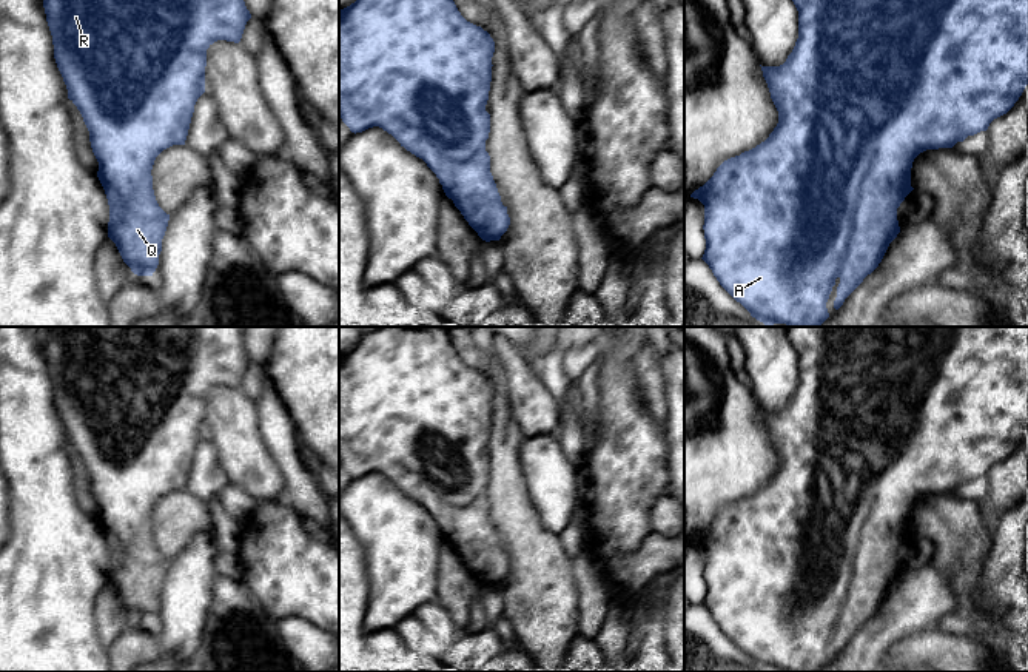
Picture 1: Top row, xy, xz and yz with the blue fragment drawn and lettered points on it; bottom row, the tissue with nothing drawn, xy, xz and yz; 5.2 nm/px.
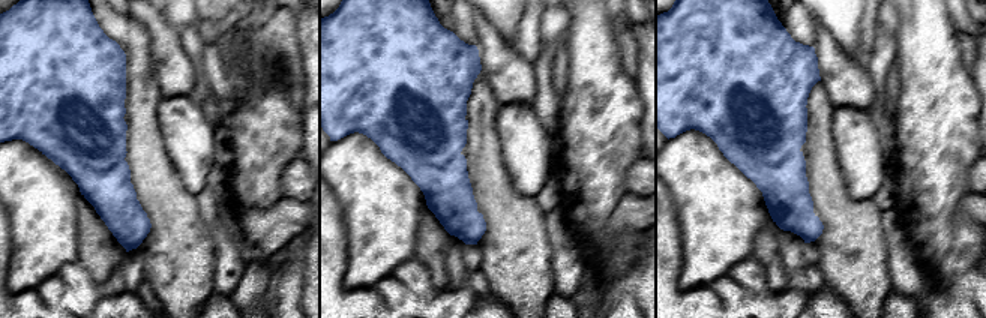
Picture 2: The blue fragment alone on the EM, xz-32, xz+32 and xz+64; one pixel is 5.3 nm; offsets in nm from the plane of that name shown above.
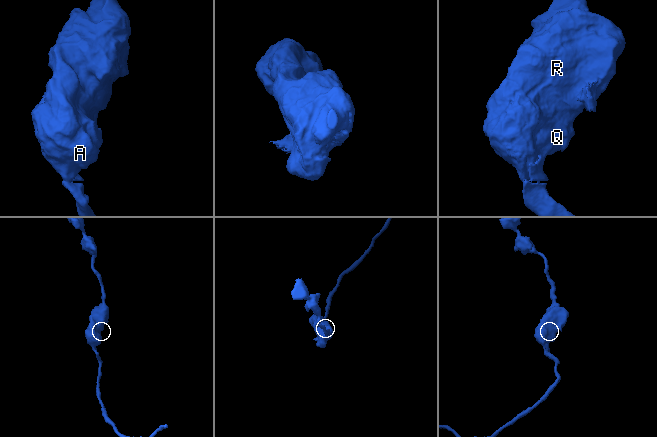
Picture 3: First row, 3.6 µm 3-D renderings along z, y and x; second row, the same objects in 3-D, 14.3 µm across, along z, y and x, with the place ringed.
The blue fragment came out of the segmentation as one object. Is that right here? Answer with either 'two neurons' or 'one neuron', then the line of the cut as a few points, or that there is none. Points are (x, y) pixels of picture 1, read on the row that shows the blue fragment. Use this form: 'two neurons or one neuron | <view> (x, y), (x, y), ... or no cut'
one neuron | no cut

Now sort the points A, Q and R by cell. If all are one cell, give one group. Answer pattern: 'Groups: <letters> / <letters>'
Groups: A Q R

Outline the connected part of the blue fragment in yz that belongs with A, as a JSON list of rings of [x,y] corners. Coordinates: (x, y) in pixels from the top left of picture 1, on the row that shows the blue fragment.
[[[792,0],[798,11],[798,39],[792,52],[788,55],[786,62],[780,66],[761,66],[763,77],[768,83],[771,99],[778,111],[778,123],[769,137],[757,145],[755,148],[741,153],[740,156],[724,160],[714,176],[698,190],[695,190],[690,197],[698,199],[704,205],[704,239],[706,250],[703,260],[709,265],[714,276],[720,285],[740,302],[752,318],[763,322],[764,325],[786,324],[791,327],[820,327],[828,318],[826,302],[835,285],[835,279],[840,279],[837,287],[837,297],[834,301],[834,308],[838,310],[845,299],[863,282],[863,279],[871,274],[882,262],[889,244],[900,233],[897,220],[897,208],[905,200],[905,197],[914,190],[911,186],[911,168],[914,159],[926,150],[952,148],[957,142],[963,142],[968,136],[974,136],[980,131],[986,131],[989,123],[1006,114],[1014,103],[1022,96],[1025,86],[1028,85],[1028,0]]]

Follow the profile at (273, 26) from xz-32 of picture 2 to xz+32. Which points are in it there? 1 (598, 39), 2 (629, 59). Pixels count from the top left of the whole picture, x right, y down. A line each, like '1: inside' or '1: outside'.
1: outside
2: inside

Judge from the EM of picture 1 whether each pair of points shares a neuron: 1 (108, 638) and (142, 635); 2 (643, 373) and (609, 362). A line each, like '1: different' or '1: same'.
1: different
2: different

